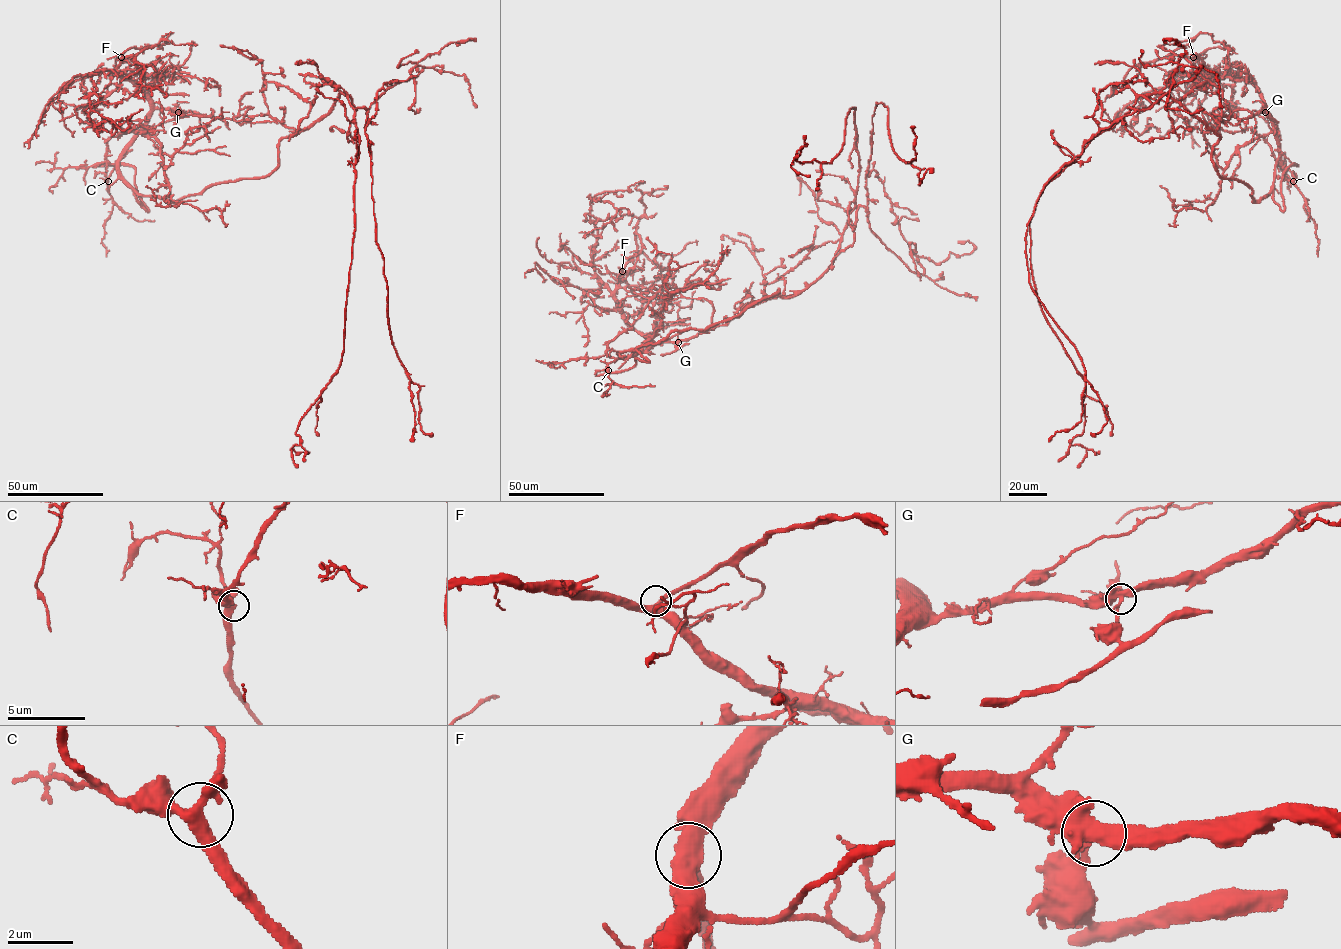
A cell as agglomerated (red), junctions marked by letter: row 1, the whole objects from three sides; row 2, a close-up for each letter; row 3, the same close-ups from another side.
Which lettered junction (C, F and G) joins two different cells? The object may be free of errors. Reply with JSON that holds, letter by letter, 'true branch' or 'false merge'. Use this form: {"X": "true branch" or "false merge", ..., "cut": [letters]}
{"C": "true branch", "F": "true branch", "G": "false merge", "cut": ["G"]}

